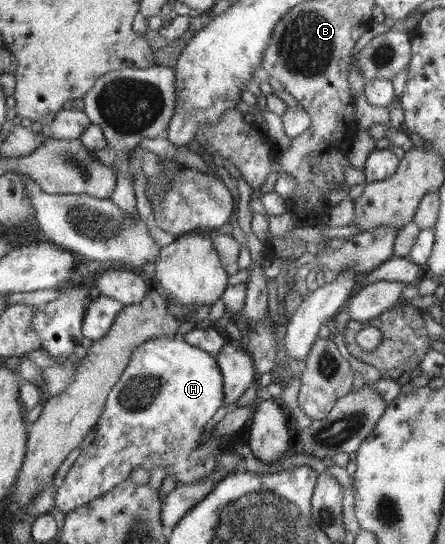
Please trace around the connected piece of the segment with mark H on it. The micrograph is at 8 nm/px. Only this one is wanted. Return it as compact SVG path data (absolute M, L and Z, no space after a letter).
M175 336L172 339L167 337L159 337L156 339L148 340L146 343L140 344L133 352L131 360L127 363L123 374L117 381L117 384L113 385L113 388L109 391L103 412L101 413L100 419L98 420L97 433L91 444L85 449L69 471L67 472L62 485L59 487L57 493L54 494L55 504L61 512L68 513L73 511L93 499L99 496L103 496L106 492L109 492L112 488L115 488L118 484L121 484L124 480L130 478L132 470L135 468L145 468L145 470L151 471L157 467L166 468L166 476L174 476L177 478L177 484L191 484L202 480L204 476L210 476L214 470L218 470L217 457L228 450L230 446L237 443L239 440L245 439L244 432L233 433L224 437L216 437L215 435L209 436L209 440L201 440L203 438L203 432L205 432L205 426L207 422L215 416L215 412L221 408L224 404L224 380L222 372L220 371L219 365L217 364L216 357L210 355L208 352L201 350L200 348L194 347L192 344L185 342L185 339L180 336Z

